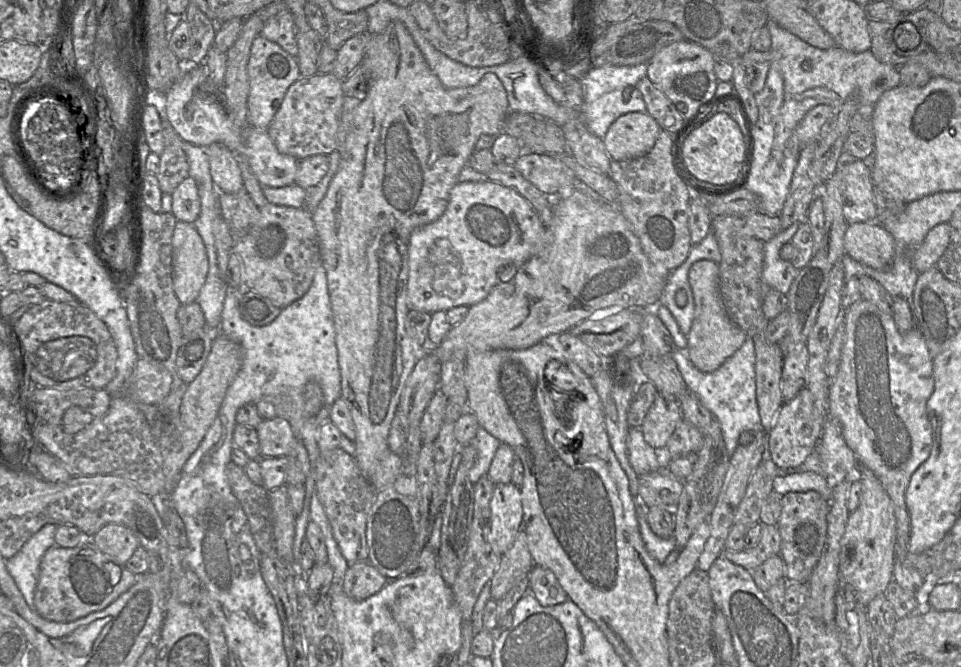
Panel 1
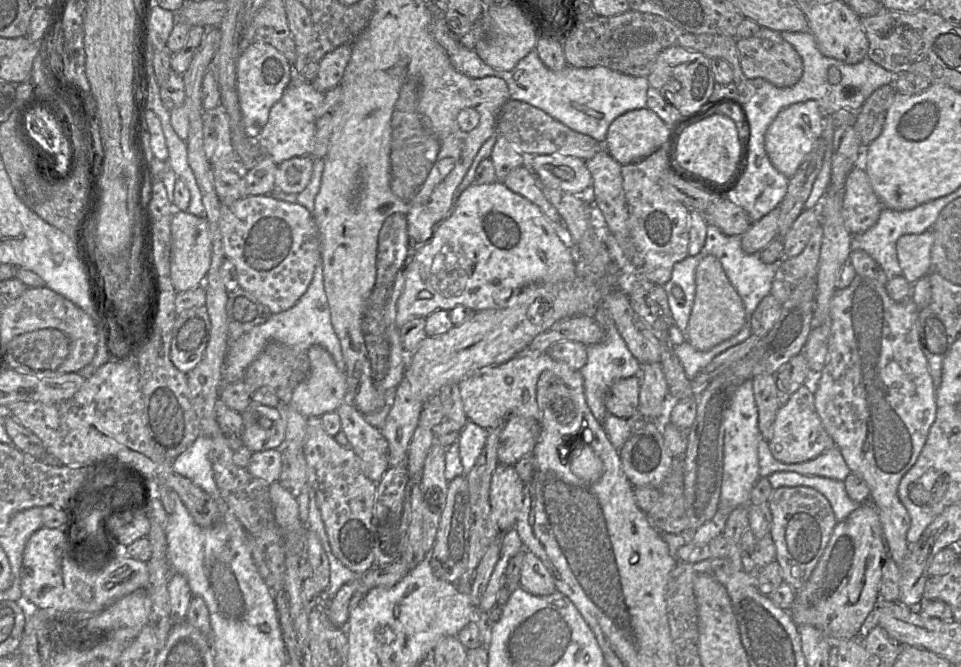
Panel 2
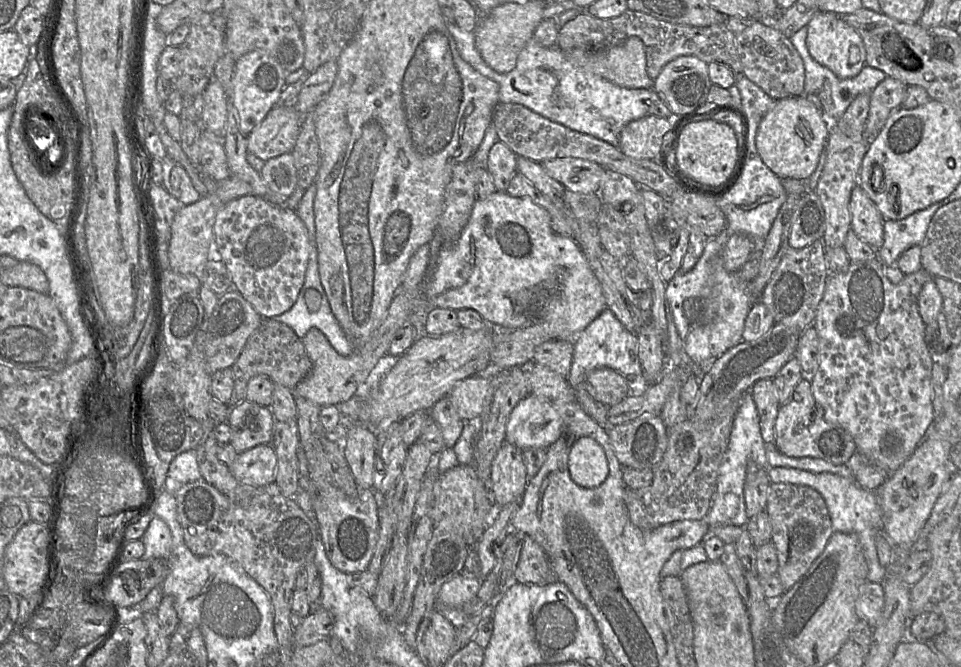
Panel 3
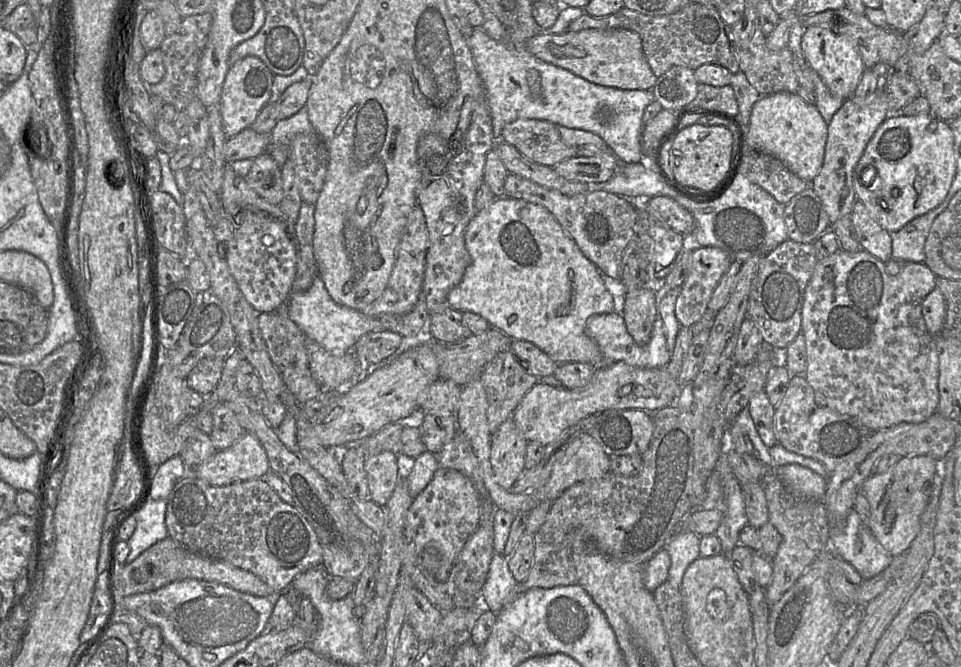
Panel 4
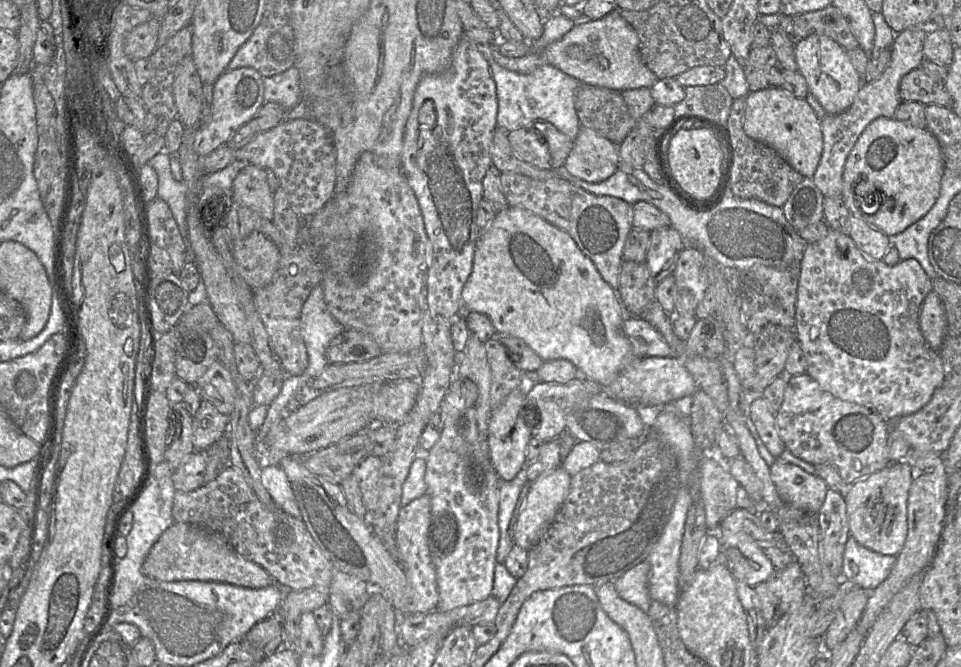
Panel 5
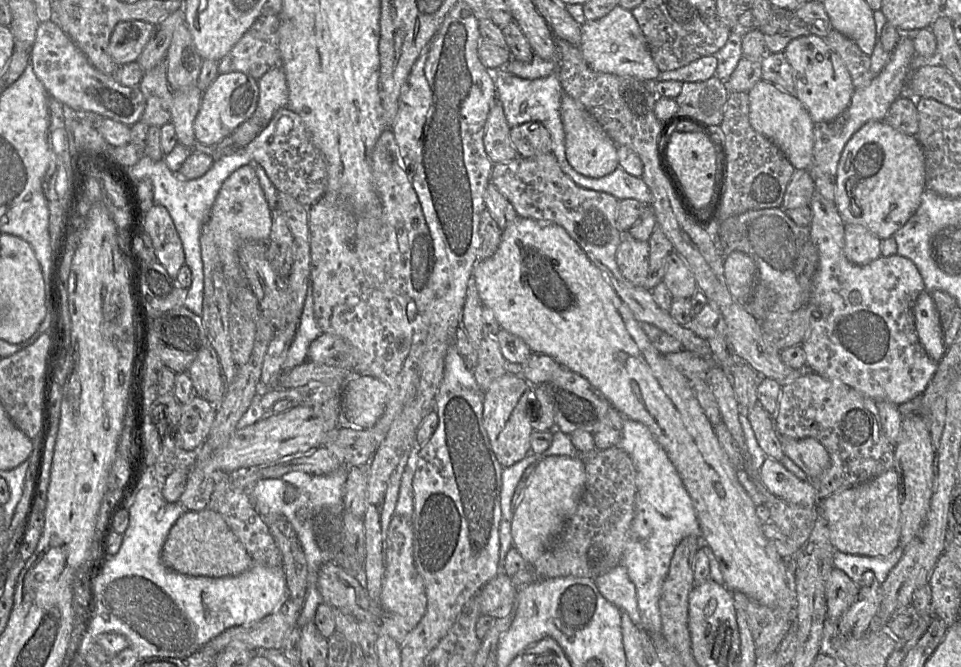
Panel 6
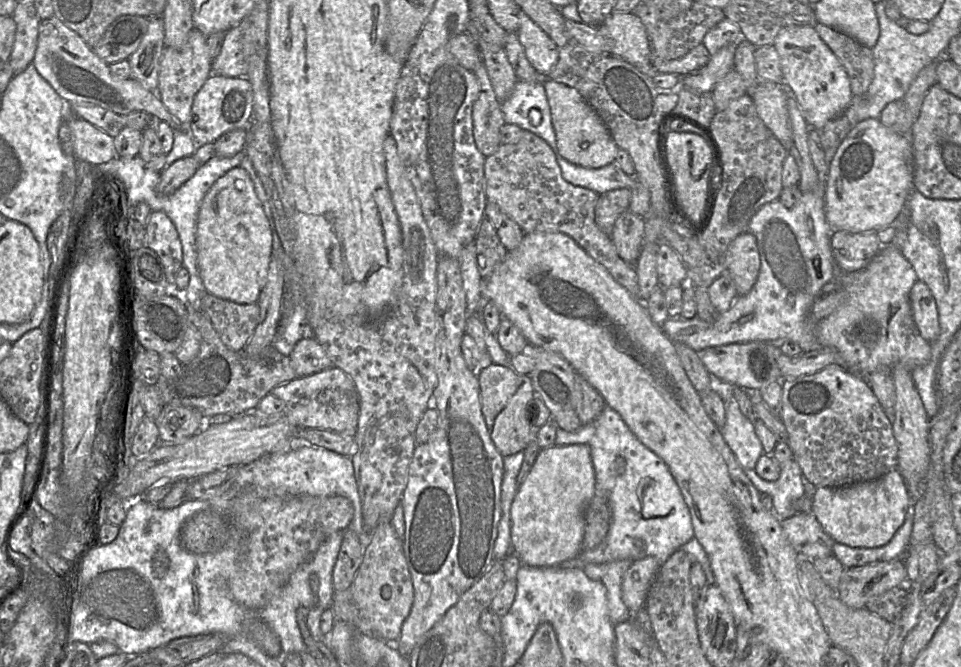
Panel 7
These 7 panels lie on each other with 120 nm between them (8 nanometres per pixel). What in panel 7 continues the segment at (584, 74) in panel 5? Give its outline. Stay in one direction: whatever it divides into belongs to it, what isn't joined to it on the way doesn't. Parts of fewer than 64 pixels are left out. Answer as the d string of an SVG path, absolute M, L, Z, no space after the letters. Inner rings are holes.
M612 11L600 24L601 33L614 41L611 53L639 69L652 66L645 26L634 12Z

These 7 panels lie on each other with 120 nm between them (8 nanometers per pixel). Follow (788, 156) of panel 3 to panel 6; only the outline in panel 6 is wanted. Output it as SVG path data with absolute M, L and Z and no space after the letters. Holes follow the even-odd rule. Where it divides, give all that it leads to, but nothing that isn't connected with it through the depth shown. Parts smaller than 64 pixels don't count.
M759 80L750 89L748 96L749 123L753 129L771 140L795 169L809 170L814 165L814 122L796 95L768 81Z

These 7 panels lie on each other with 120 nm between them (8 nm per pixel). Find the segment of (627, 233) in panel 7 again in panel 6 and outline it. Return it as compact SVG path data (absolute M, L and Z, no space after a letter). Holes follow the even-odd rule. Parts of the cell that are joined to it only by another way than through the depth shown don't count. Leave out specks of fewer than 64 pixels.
M623 234L616 252L616 261L623 277L634 286L645 287L649 251L649 241L639 241Z

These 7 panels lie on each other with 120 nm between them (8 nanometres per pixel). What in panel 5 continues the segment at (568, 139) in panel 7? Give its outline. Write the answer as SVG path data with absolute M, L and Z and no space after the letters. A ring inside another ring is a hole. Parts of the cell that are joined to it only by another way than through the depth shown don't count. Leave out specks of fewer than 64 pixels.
M581 126L563 167L580 180L599 183L611 177L620 163L618 145Z

